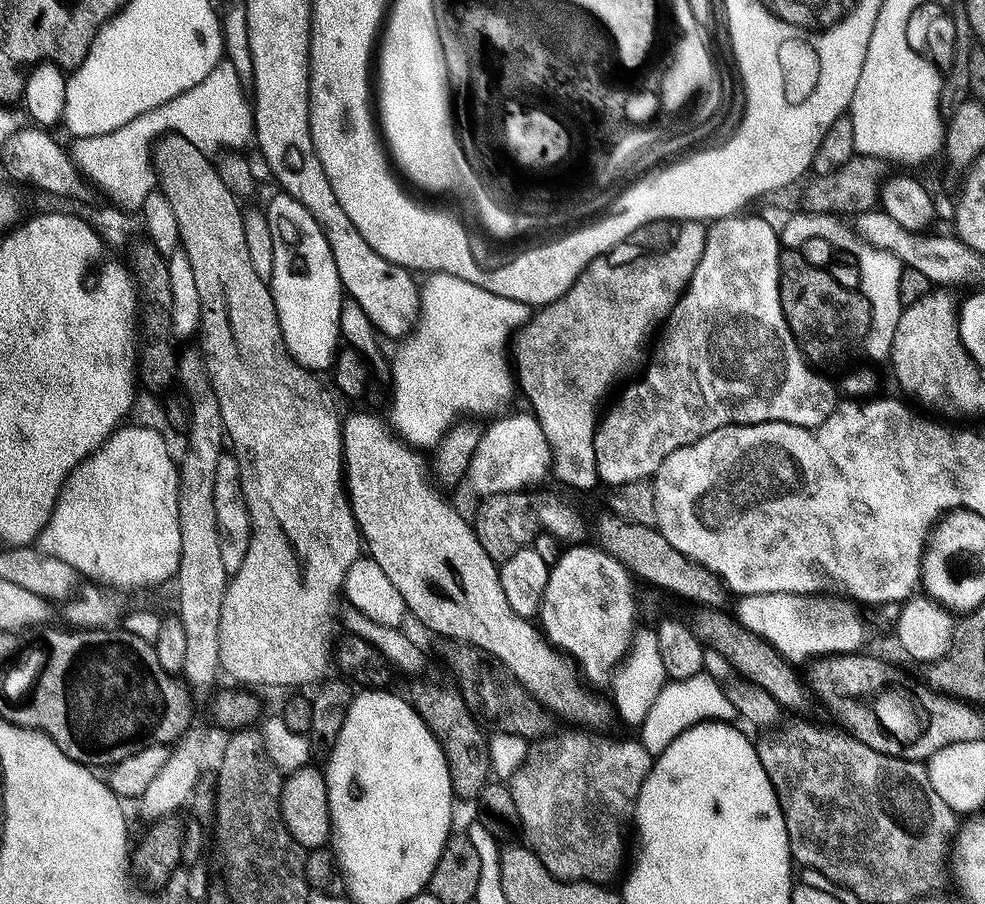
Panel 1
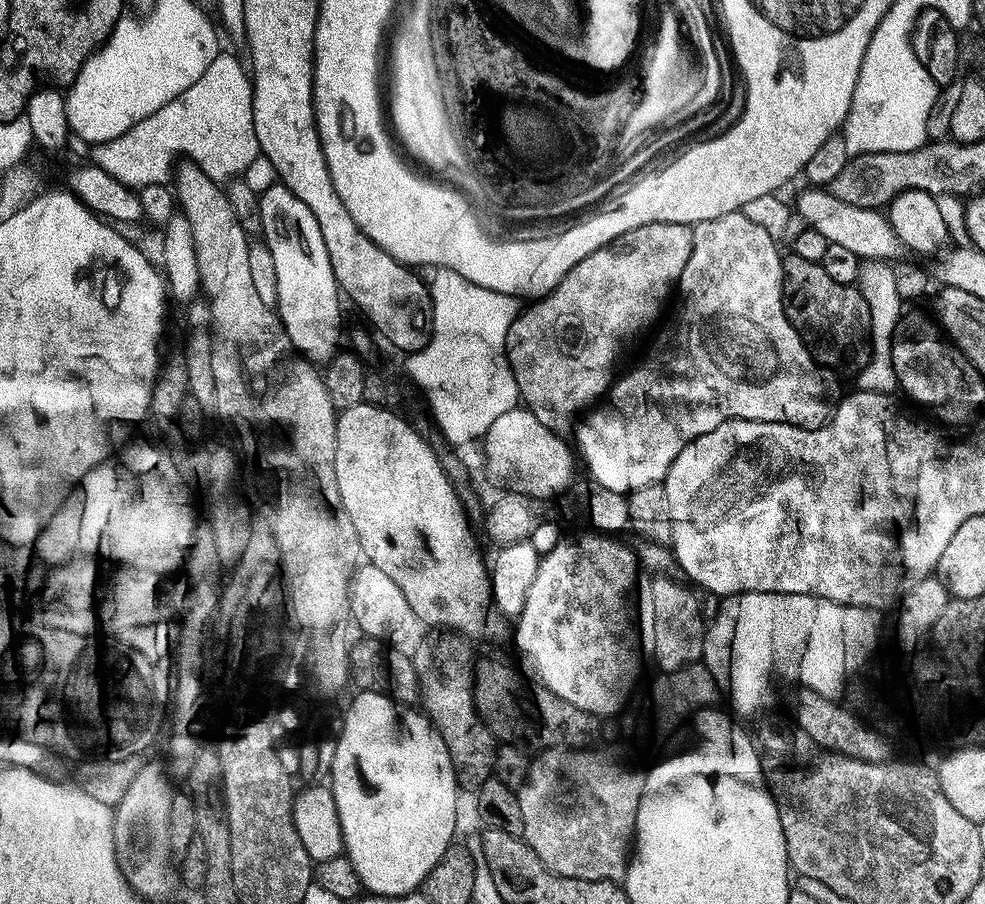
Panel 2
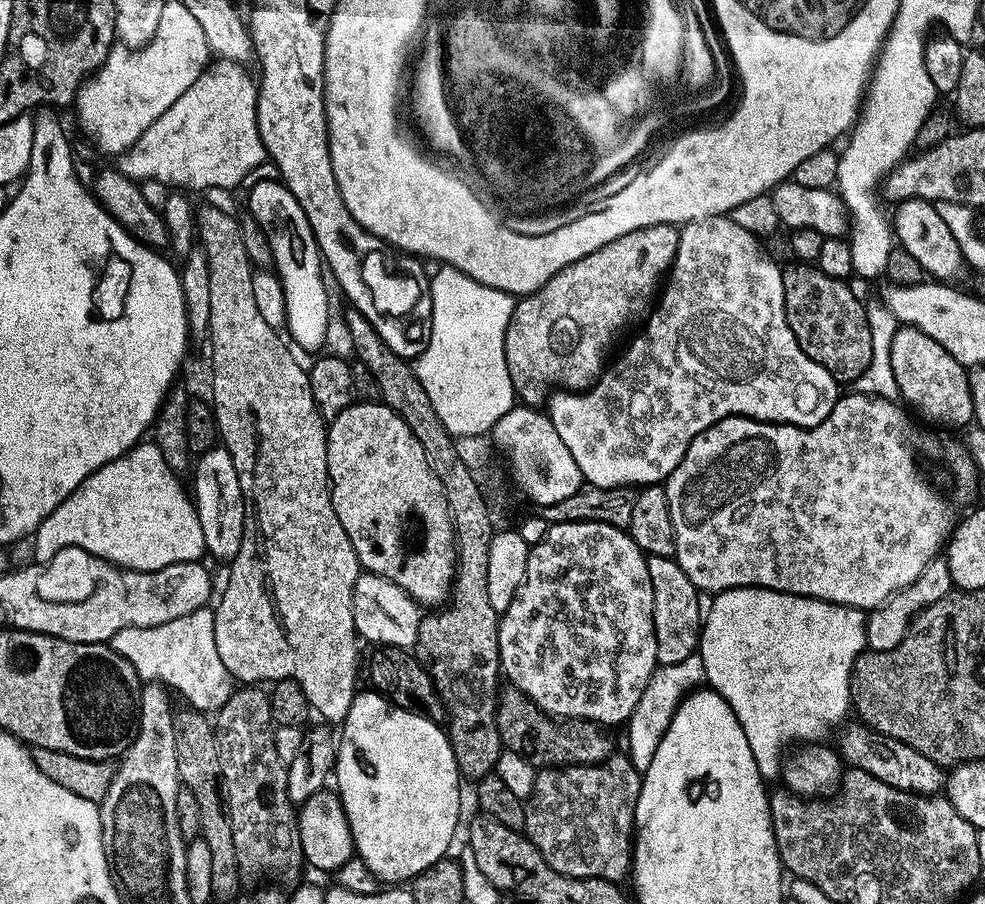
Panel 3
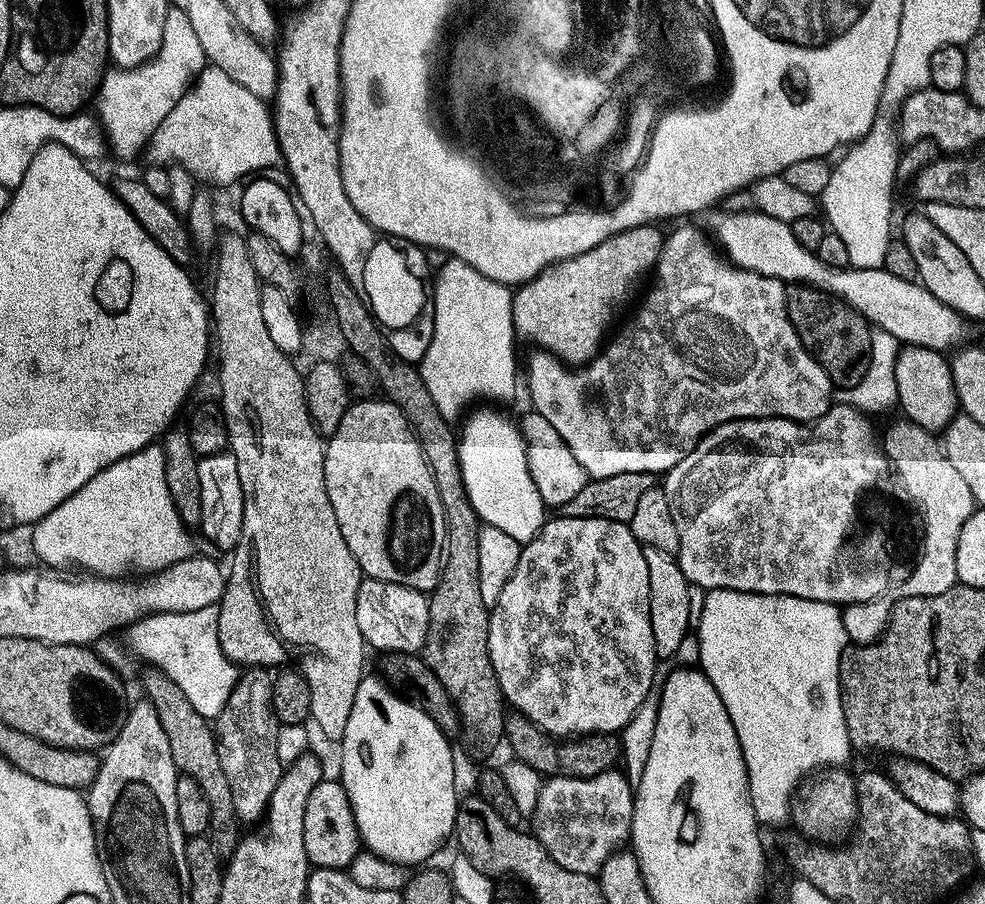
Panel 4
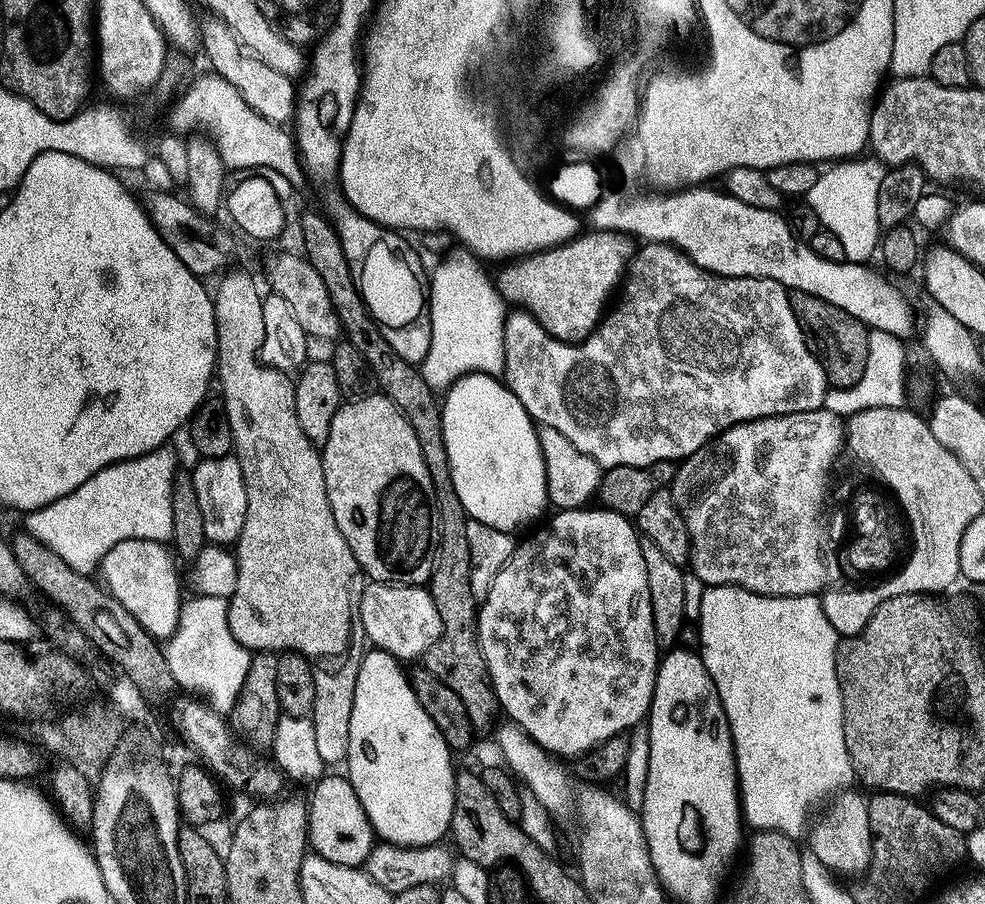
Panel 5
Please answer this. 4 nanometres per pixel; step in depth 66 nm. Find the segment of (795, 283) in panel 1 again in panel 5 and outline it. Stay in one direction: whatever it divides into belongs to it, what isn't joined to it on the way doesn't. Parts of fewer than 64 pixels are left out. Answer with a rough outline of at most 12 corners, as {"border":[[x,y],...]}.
{"border":[[814,294],[790,306],[829,385],[854,387],[869,329]]}

